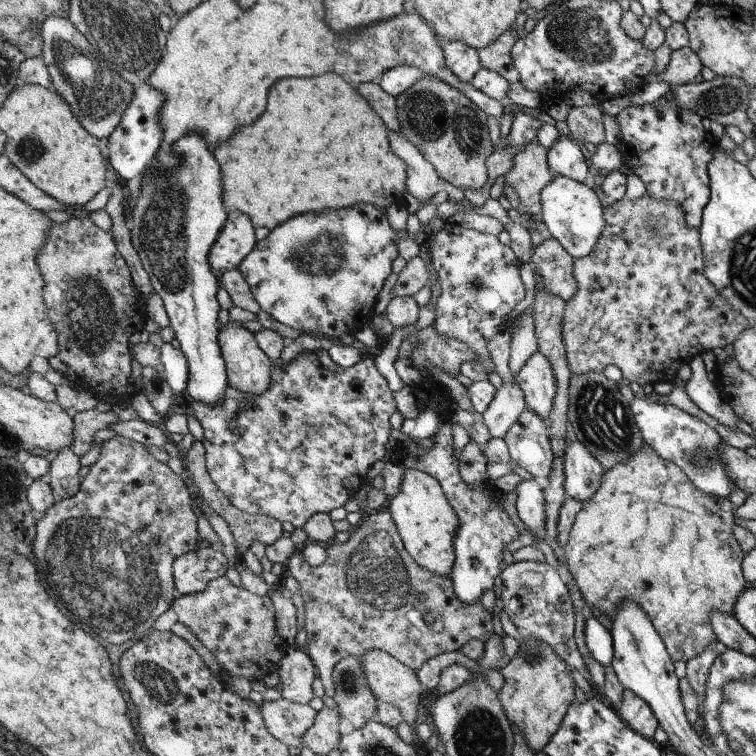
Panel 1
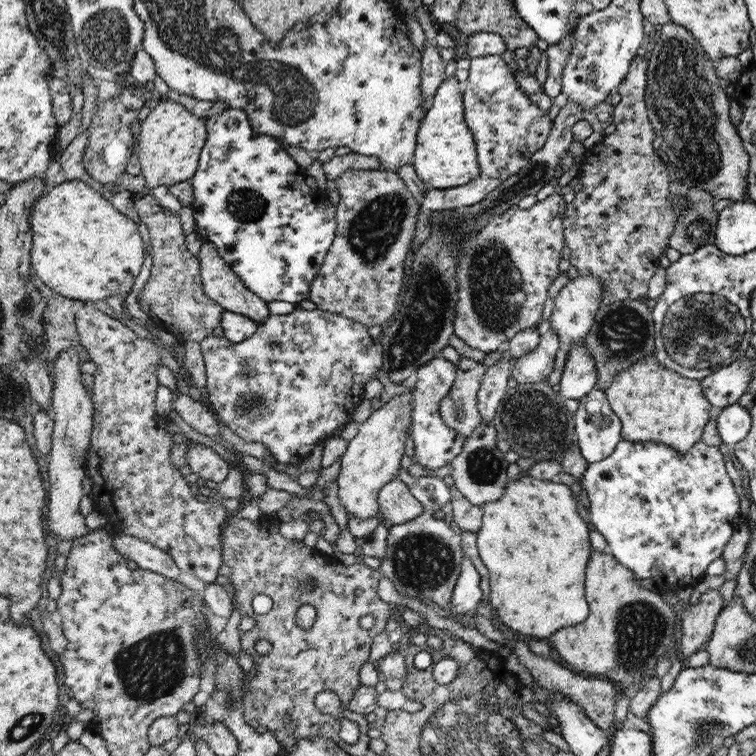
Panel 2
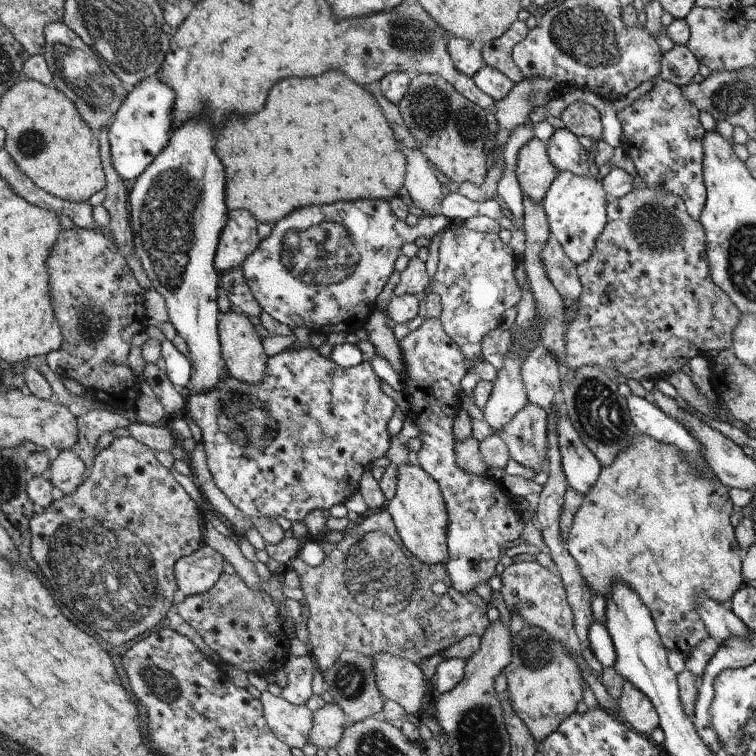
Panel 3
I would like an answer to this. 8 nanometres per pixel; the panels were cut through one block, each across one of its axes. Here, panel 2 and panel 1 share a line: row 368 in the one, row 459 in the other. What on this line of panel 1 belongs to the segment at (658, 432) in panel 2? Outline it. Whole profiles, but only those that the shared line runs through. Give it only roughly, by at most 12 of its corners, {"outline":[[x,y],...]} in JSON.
{"outline":[[644,442],[564,551],[611,620],[636,601],[671,659],[750,585],[729,497]]}

